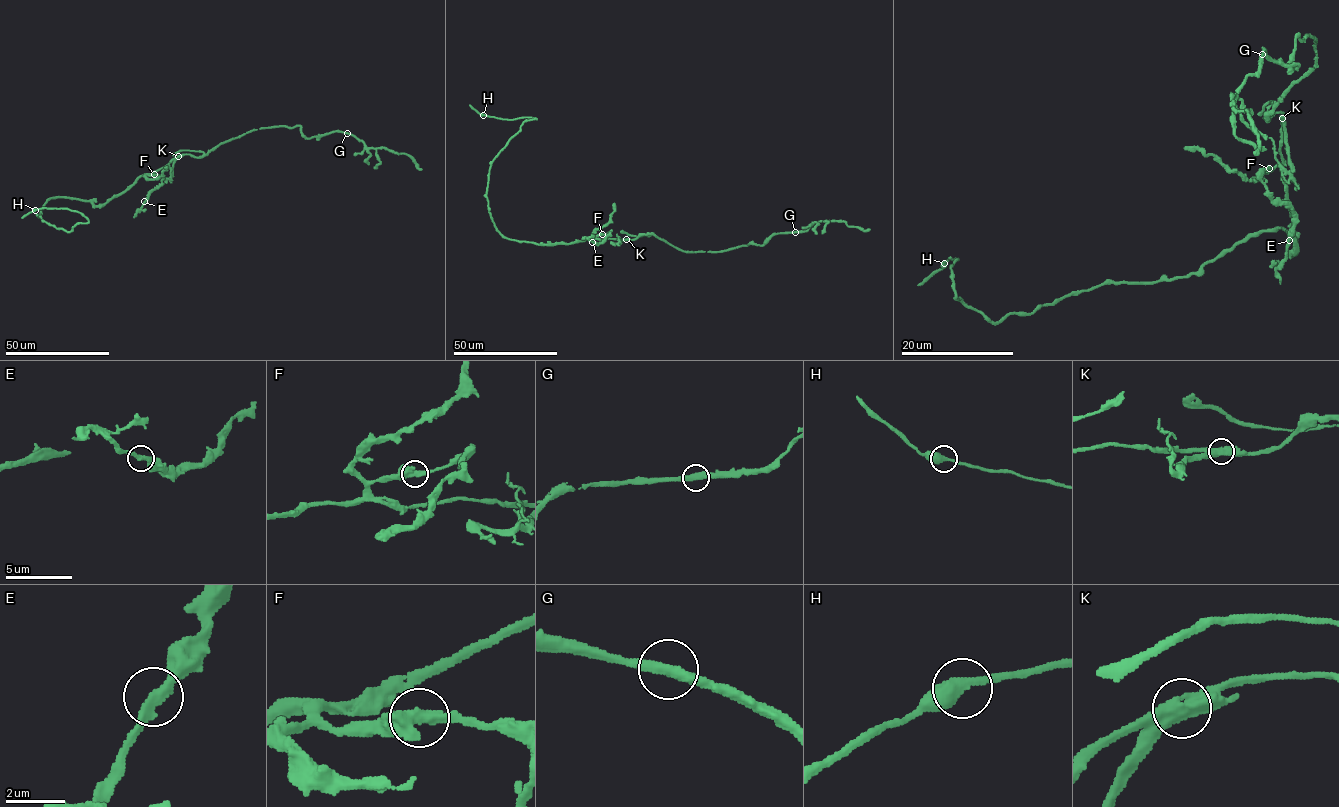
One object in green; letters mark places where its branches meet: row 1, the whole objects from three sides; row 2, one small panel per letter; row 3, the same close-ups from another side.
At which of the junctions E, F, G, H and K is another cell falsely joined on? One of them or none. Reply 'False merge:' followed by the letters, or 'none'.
False merge: K

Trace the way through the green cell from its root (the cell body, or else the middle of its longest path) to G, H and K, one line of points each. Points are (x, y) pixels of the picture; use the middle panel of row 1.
G: (591, 239), (631, 240), (654, 234), (684, 251), (721, 252), (749, 243), (762, 245), (775, 234), (795, 232)
H: (591, 239), (538, 244), (508, 239), (497, 230), (486, 196), (491, 162), (525, 121), (536, 119), (483, 114)
K: (591, 239), (626, 239)

